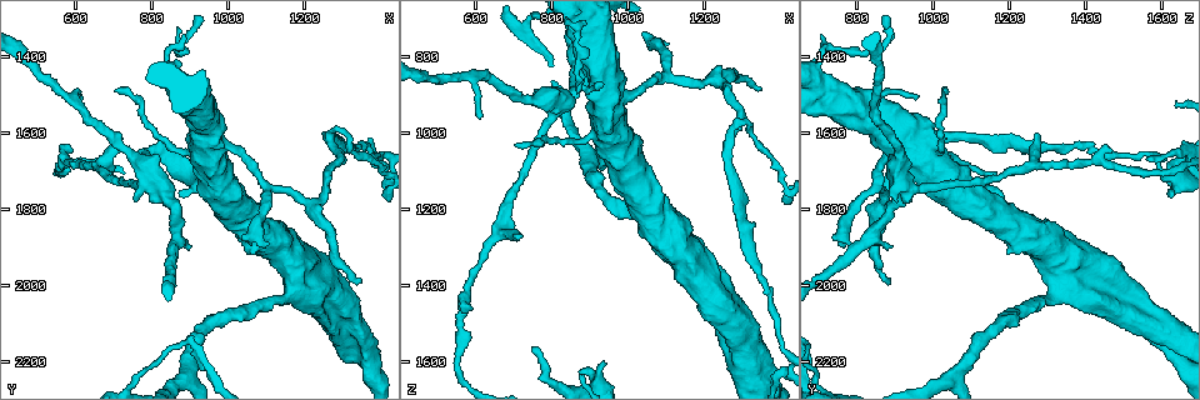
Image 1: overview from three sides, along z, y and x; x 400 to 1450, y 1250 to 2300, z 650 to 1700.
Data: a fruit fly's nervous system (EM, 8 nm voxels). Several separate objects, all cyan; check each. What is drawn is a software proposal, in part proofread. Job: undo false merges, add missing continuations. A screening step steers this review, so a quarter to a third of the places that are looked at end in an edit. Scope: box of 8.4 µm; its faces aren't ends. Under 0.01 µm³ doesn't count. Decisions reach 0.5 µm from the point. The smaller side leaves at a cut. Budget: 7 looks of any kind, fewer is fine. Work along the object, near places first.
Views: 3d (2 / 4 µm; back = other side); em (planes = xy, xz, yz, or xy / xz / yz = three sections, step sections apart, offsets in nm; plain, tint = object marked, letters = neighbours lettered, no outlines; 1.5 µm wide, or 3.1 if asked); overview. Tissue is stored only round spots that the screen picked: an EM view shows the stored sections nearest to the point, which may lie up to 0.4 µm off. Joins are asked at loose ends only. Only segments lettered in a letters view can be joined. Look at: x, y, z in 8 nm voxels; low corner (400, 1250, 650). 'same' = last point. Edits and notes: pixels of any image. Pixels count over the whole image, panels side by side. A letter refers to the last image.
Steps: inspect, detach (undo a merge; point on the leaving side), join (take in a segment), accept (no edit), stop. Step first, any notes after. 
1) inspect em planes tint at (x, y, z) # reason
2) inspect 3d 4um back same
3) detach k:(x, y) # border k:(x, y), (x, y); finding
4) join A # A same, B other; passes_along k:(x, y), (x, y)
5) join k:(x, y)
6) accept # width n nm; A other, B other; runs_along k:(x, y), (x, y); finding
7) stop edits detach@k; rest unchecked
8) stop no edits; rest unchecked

inspect em yz step 8 letters at (875, 1365, 875)

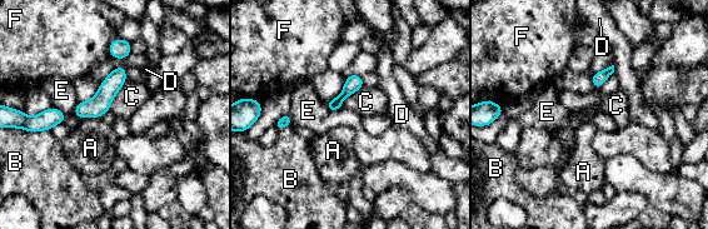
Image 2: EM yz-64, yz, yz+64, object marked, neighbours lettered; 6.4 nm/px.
accept # A other, B other, C other, D other, E other, F other; runs_along 2:(123, 70), (89, 109), (78, 113); continuous, no second cell

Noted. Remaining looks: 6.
inspect em planes letters at (615, 1500, 955) # free end

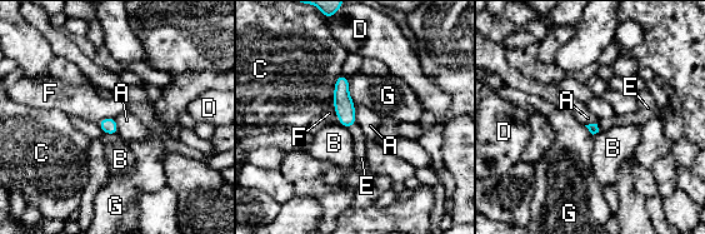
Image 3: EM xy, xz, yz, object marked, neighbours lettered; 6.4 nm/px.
join E # A other, B other, C other, D other, E same, F other, G other; passes_along 3:(344, 106), (351, 124), (356, 132); it goes on there

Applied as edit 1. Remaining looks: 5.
inspect 3d 2um back at (1350, 1980, 880) # branch stops here

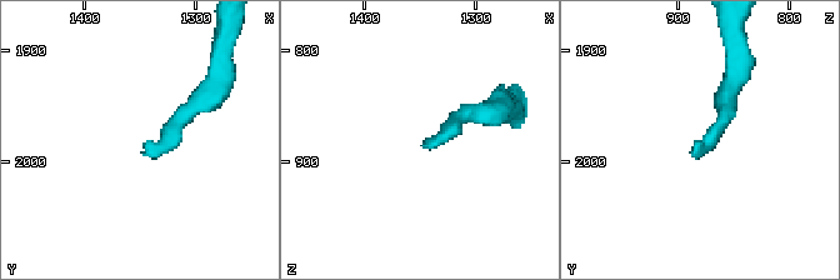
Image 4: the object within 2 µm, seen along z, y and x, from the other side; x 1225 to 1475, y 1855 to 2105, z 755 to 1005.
inspect em yz step 8 letters at (1346, 1986, 888)

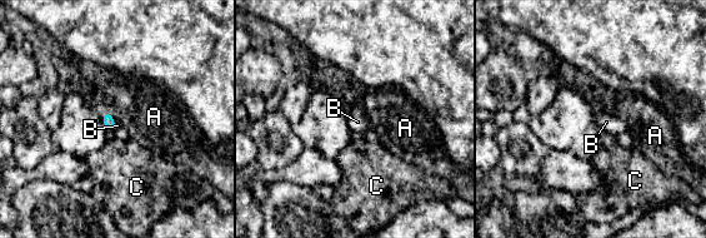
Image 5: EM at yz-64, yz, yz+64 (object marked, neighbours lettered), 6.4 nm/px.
inspect em planes letters same

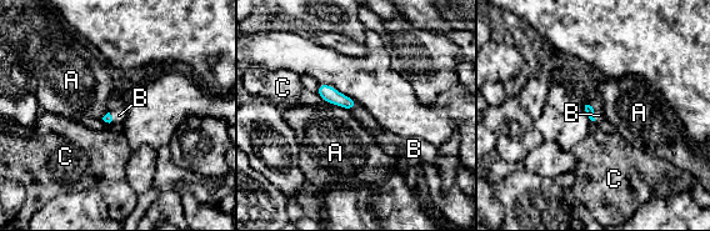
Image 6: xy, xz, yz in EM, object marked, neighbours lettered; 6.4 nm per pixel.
join B # longest_contact A 160 nm; A other, B same, C other; it goes on there

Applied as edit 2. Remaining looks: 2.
stop edits join@3, join@6; rest unchecked

